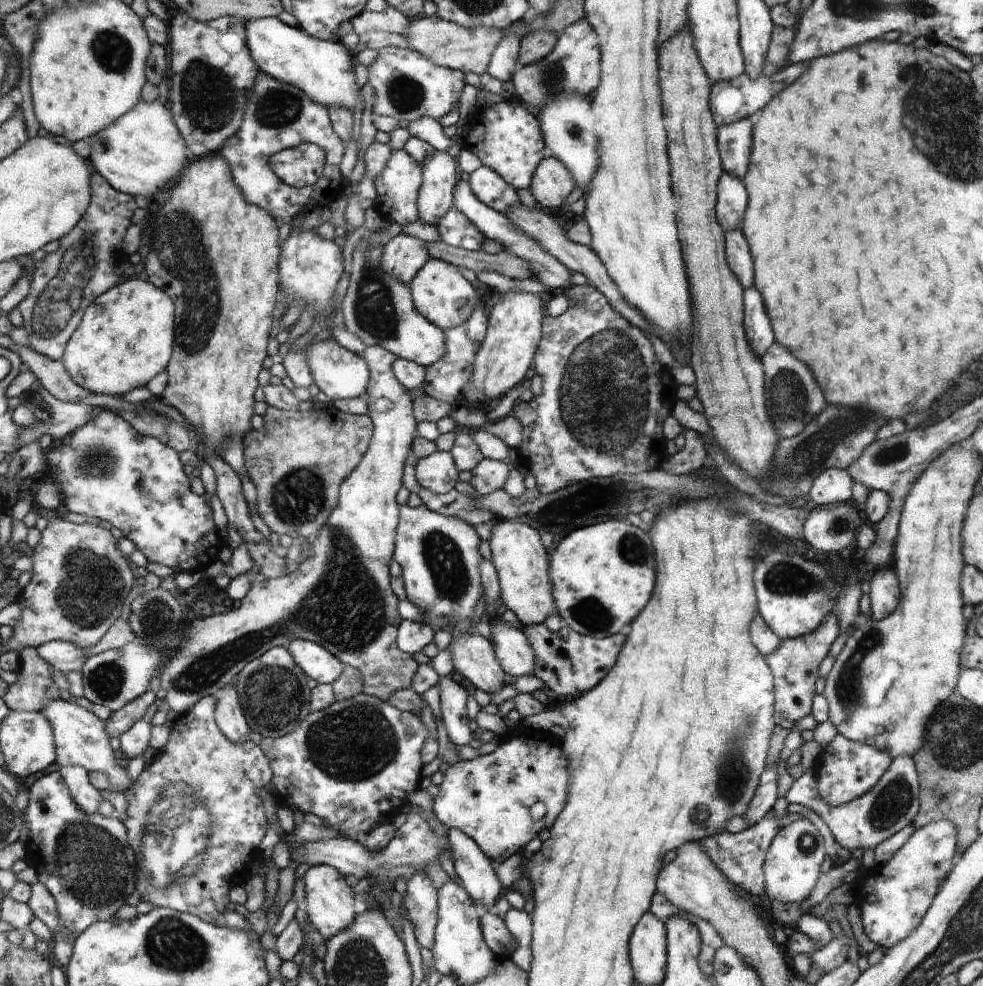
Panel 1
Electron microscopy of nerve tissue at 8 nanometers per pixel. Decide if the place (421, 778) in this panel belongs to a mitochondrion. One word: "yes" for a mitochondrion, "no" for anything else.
no

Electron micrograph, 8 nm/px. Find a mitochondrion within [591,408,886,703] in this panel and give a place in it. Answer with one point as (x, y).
(784, 579)

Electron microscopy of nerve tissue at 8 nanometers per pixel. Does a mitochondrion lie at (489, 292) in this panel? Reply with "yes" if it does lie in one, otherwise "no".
no

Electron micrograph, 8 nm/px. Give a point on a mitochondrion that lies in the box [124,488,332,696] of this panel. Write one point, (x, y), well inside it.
(156, 614)

